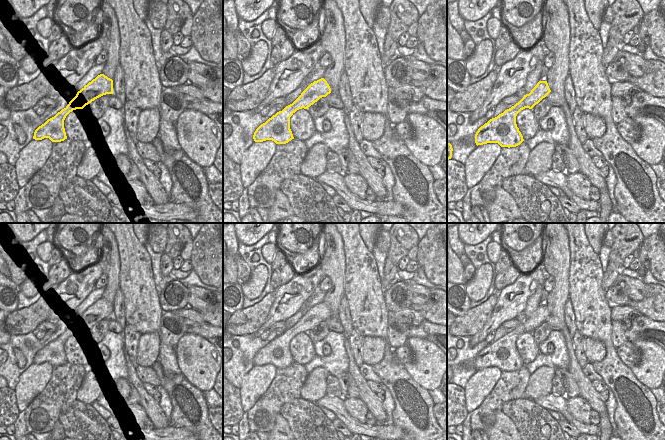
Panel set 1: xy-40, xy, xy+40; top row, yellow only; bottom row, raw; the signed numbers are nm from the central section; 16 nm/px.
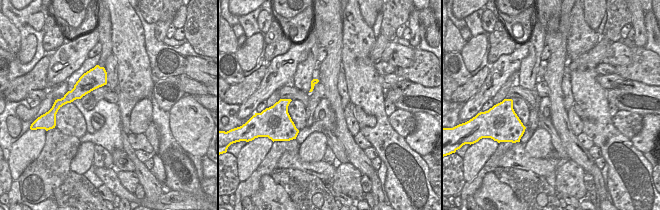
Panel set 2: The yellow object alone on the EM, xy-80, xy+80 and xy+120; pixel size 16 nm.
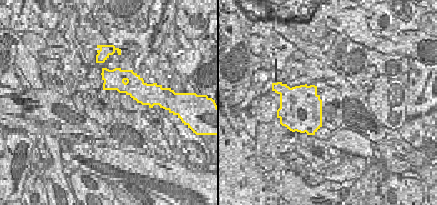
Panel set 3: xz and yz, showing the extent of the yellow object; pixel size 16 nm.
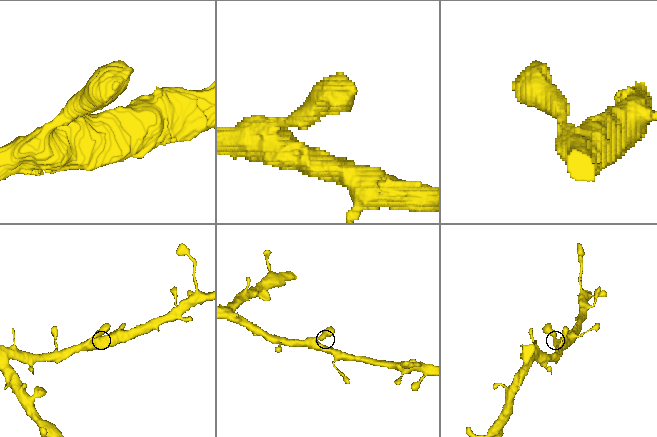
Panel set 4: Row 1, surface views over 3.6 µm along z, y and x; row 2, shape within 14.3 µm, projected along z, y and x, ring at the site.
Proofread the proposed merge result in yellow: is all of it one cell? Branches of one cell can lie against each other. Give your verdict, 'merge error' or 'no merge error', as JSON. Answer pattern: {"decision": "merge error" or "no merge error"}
{"decision": "no merge error"}

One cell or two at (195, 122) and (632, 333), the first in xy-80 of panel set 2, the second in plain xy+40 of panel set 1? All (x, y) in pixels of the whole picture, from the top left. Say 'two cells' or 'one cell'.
two cells

